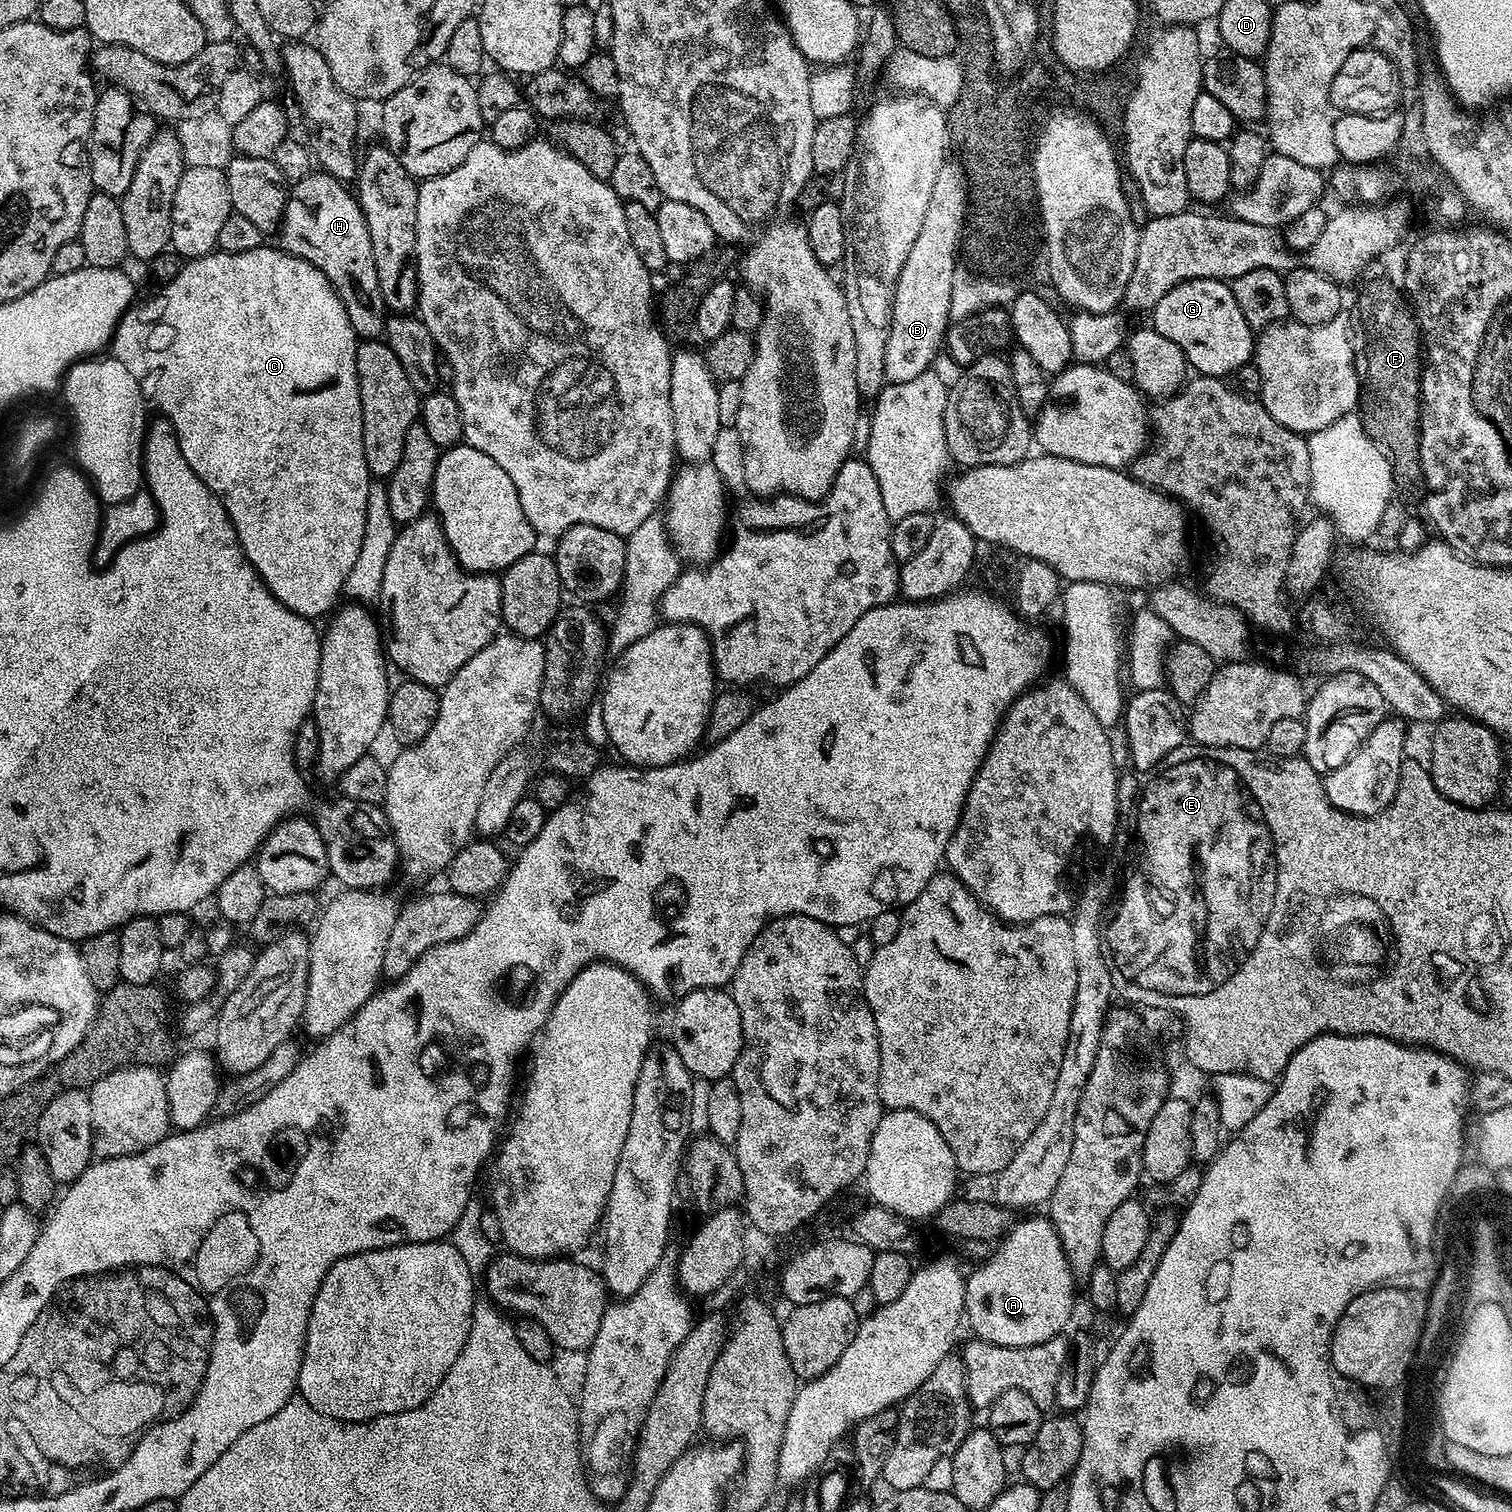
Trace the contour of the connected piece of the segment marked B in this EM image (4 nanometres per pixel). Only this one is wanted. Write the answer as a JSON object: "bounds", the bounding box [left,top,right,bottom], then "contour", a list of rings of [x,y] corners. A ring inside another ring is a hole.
{"bounds":[886,162,969,384],"contour":[[[956,162],[944,163],[938,170],[938,178],[934,178],[934,191],[922,217],[922,230],[918,230],[918,238],[910,246],[910,255],[896,283],[890,338],[886,338],[886,378],[890,384],[910,382],[910,378],[929,371],[935,365],[932,363],[936,355],[945,347],[945,333],[950,325],[951,282],[958,272],[956,256],[958,260],[969,206],[963,167]]]}

